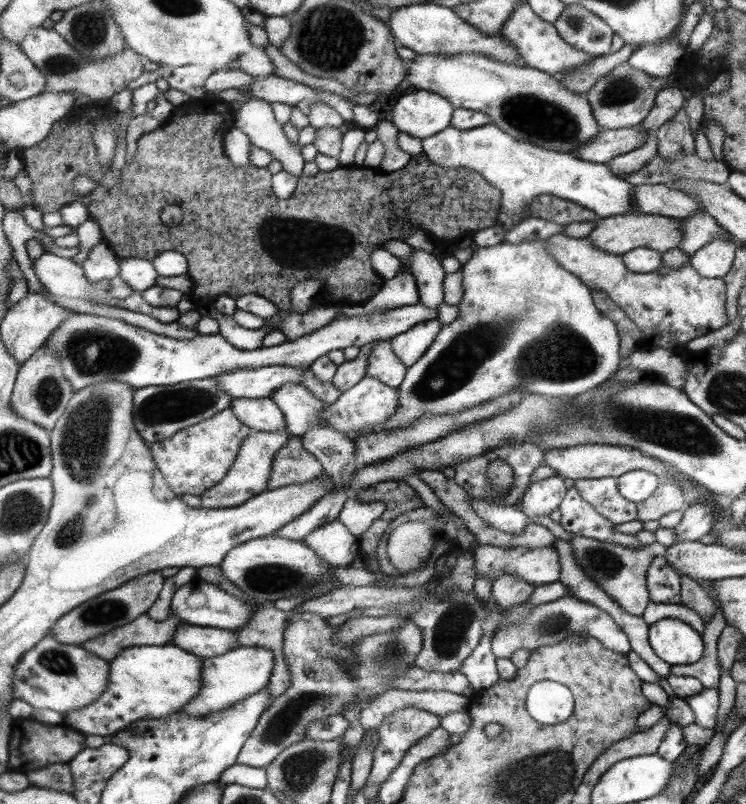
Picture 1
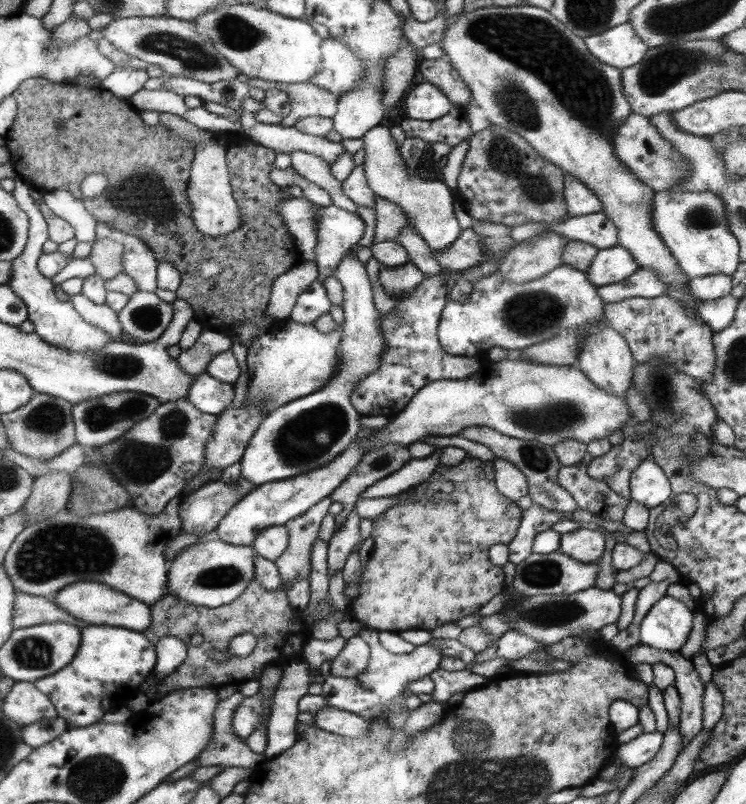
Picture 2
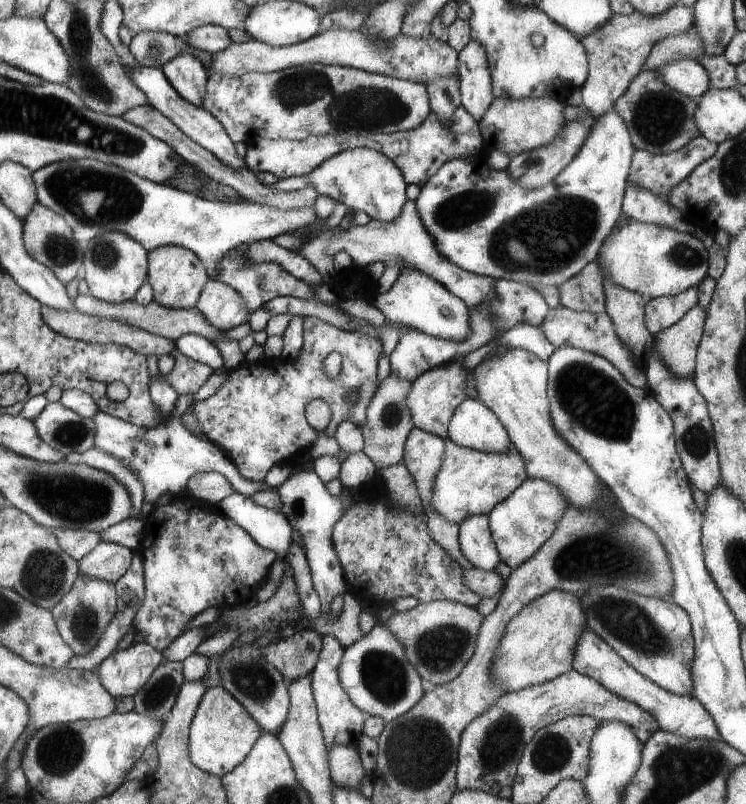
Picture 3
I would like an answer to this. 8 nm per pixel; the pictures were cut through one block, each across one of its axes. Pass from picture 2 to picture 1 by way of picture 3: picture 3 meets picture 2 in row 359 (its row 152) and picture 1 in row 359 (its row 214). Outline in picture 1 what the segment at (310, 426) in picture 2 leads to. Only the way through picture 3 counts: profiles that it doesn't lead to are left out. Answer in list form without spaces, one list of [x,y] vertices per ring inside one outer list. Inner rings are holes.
[[[381,340],[373,342],[371,353],[367,355],[367,367],[365,367],[365,377],[379,380],[391,388],[400,387],[404,380],[407,366],[401,364],[393,353],[389,341]]]

